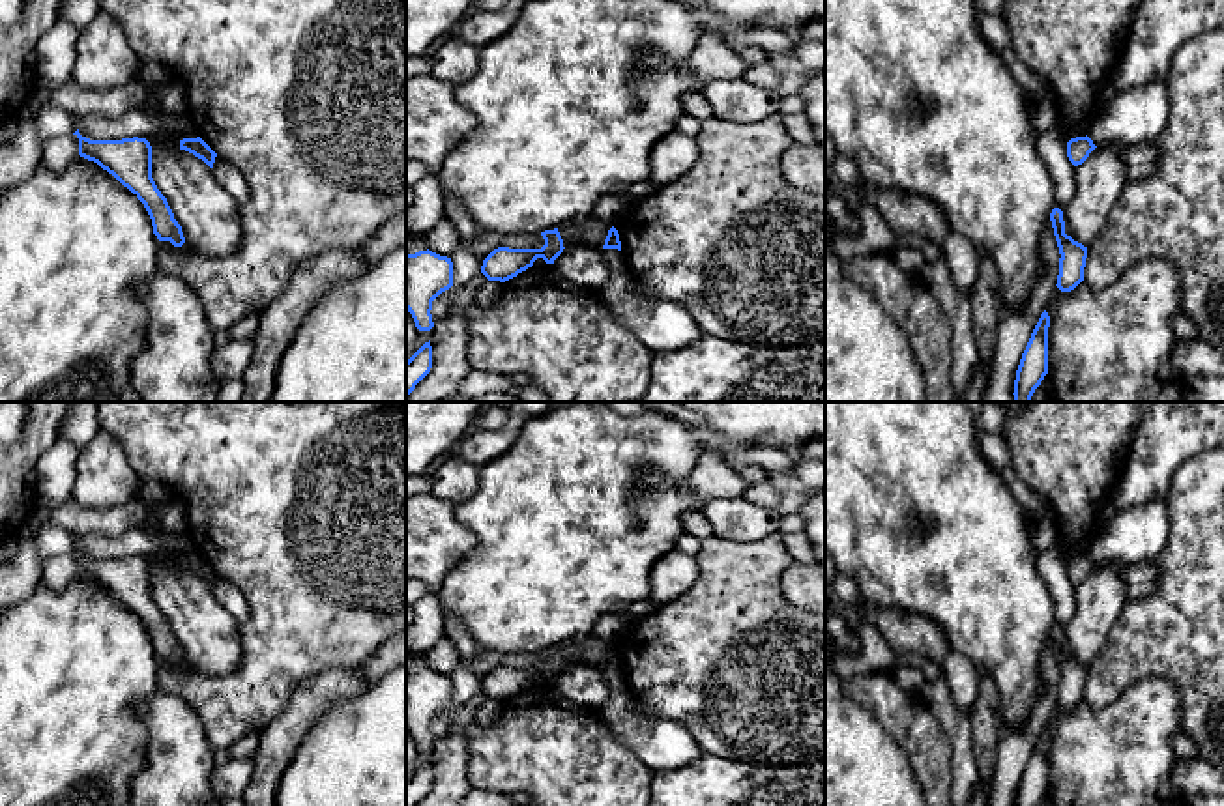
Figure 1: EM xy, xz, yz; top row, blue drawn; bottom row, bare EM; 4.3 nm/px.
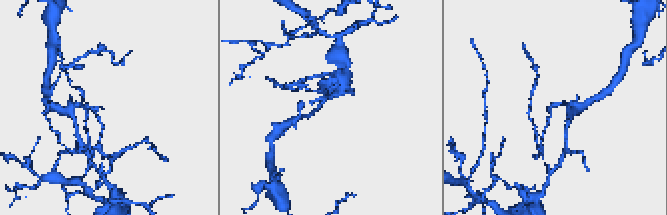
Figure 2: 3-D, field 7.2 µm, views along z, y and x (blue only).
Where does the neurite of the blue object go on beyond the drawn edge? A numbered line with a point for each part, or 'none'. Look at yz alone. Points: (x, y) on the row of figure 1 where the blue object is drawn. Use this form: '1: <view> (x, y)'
none

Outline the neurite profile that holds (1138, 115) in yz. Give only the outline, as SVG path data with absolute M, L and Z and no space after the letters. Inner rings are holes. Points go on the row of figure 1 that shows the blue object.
M1166 80L1121 90L1095 116L1087 137L1095 146L1123 142L1127 146L1153 144L1166 129L1170 114Z

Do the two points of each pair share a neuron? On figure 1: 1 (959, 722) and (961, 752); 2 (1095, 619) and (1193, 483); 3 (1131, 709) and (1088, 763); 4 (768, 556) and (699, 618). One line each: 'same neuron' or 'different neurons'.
1: same neuron
2: different neurons
3: same neuron
4: same neuron

